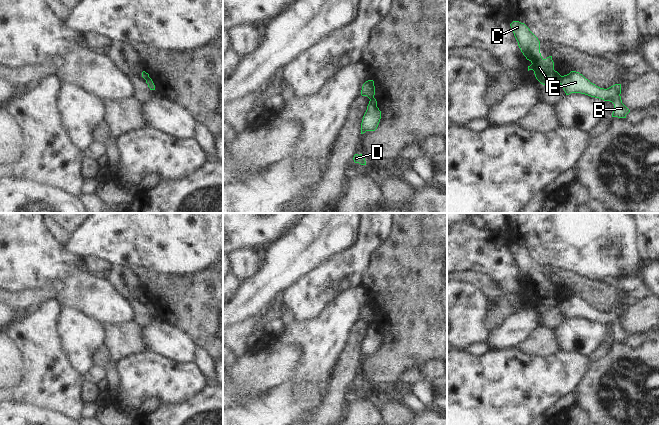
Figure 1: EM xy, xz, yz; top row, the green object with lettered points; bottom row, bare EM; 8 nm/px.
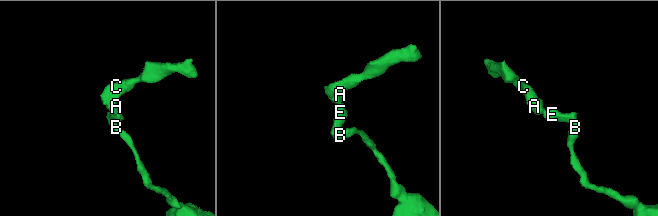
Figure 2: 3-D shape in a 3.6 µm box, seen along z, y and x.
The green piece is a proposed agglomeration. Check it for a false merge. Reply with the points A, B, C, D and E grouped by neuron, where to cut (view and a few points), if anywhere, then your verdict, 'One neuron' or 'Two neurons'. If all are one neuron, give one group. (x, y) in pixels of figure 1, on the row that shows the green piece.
Groups: A C / B D E. Split along yz (561, 76), (557, 80). Two neurons.

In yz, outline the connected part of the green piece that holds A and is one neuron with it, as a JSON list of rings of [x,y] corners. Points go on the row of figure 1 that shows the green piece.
[[[513,21],[510,26],[521,52],[532,63],[528,66],[528,71],[533,70],[536,79],[543,85],[558,81],[561,75],[554,70],[552,56],[542,58],[538,38],[524,23]]]

